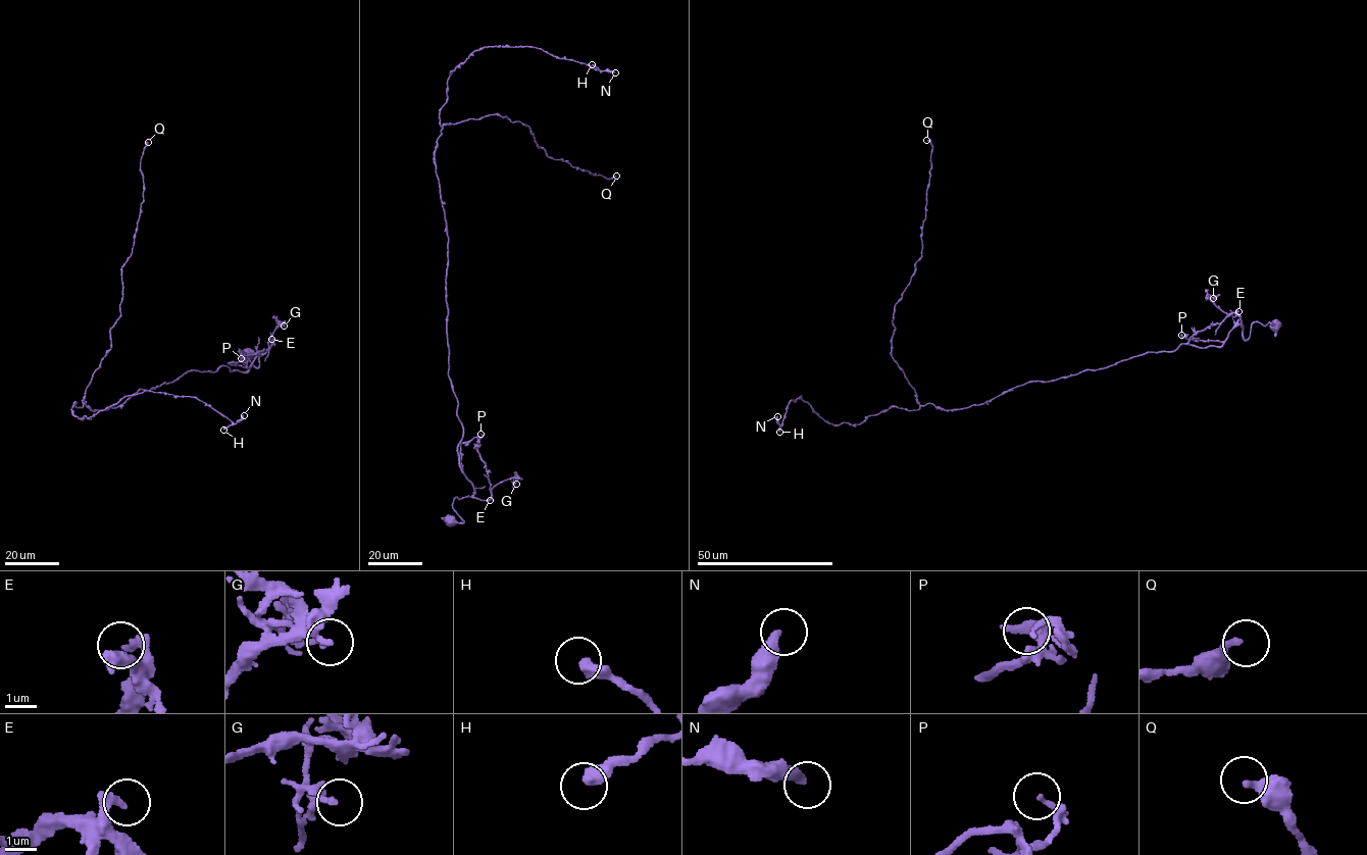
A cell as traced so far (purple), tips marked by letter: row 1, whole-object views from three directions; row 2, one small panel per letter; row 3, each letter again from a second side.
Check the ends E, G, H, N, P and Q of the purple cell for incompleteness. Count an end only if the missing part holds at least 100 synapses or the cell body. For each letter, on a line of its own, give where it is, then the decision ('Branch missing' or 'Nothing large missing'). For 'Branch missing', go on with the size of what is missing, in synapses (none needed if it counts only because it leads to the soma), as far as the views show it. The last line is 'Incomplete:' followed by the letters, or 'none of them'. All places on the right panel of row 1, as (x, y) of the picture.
E: Place: (1238, 311). Nothing large missing
G: Place: (1213, 298). Nothing large missing
H: Place: (779, 432). Nothing large missing
N: Place: (777, 416). Nothing large missing
P: Place: (1181, 335). Nothing large missing
Q: Place: (926, 140). Nothing large missing
Incomplete: none of them

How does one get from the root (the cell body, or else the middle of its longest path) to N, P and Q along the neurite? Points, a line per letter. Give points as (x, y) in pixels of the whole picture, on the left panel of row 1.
N: (246, 354), (258, 367), (70, 409), (151, 391), (244, 415)
P: (246, 354), (261, 352), (239, 350), (258, 367), (259, 352), (248, 367), (229, 364), (241, 358)
Q: (246, 354), (261, 352), (239, 350), (258, 367), (257, 352), (244, 371), (83, 402), (120, 314), (148, 142)

